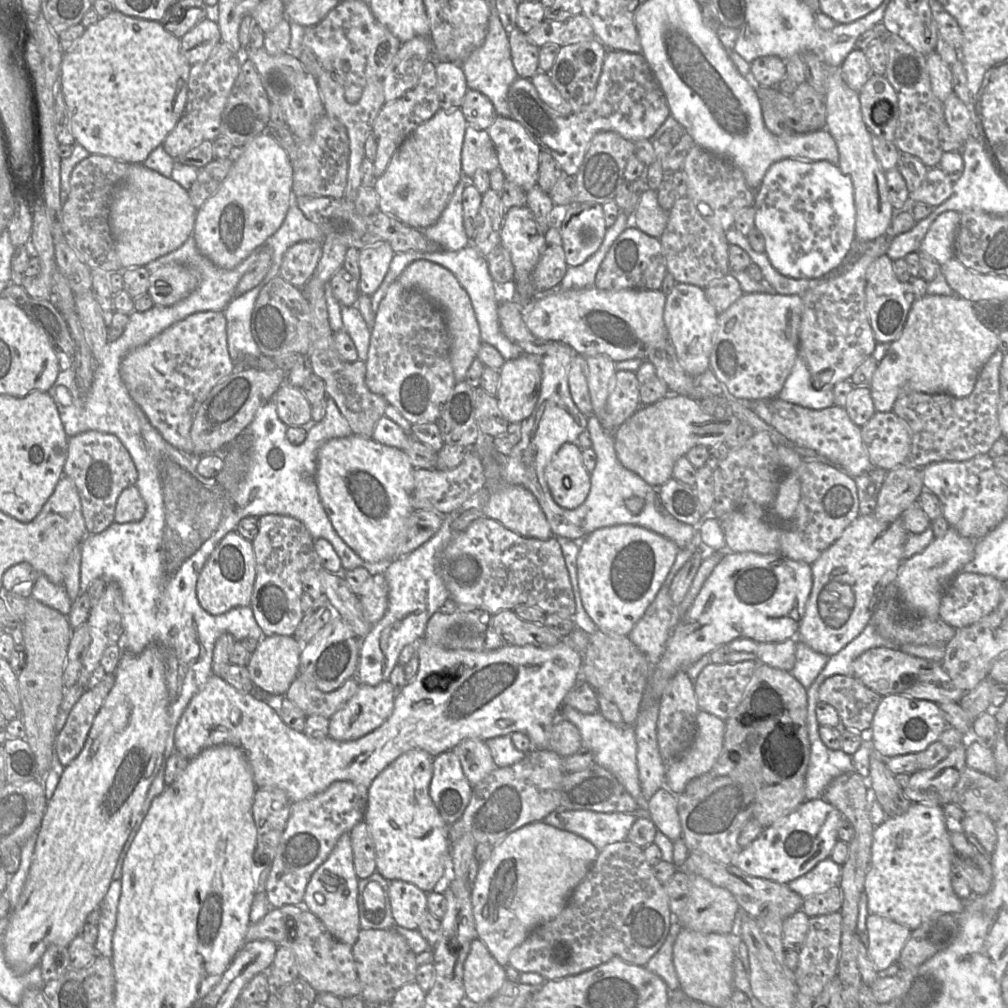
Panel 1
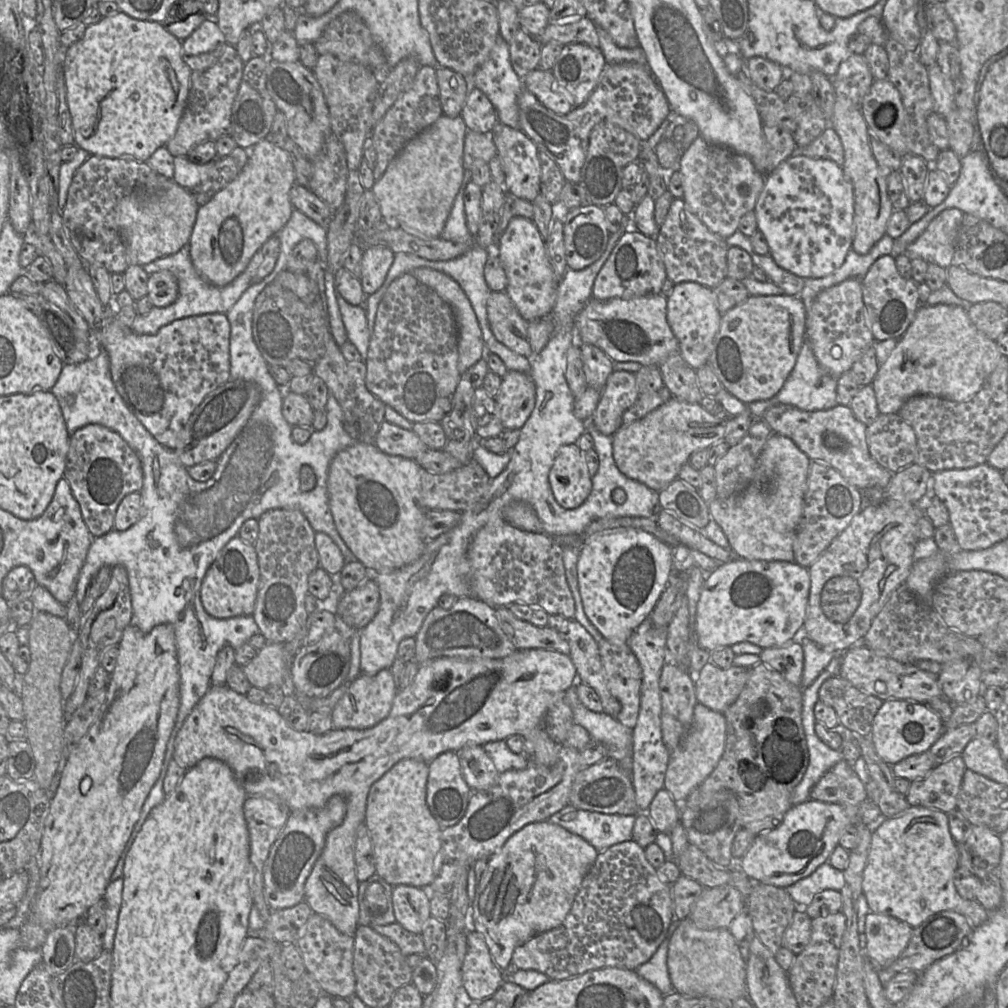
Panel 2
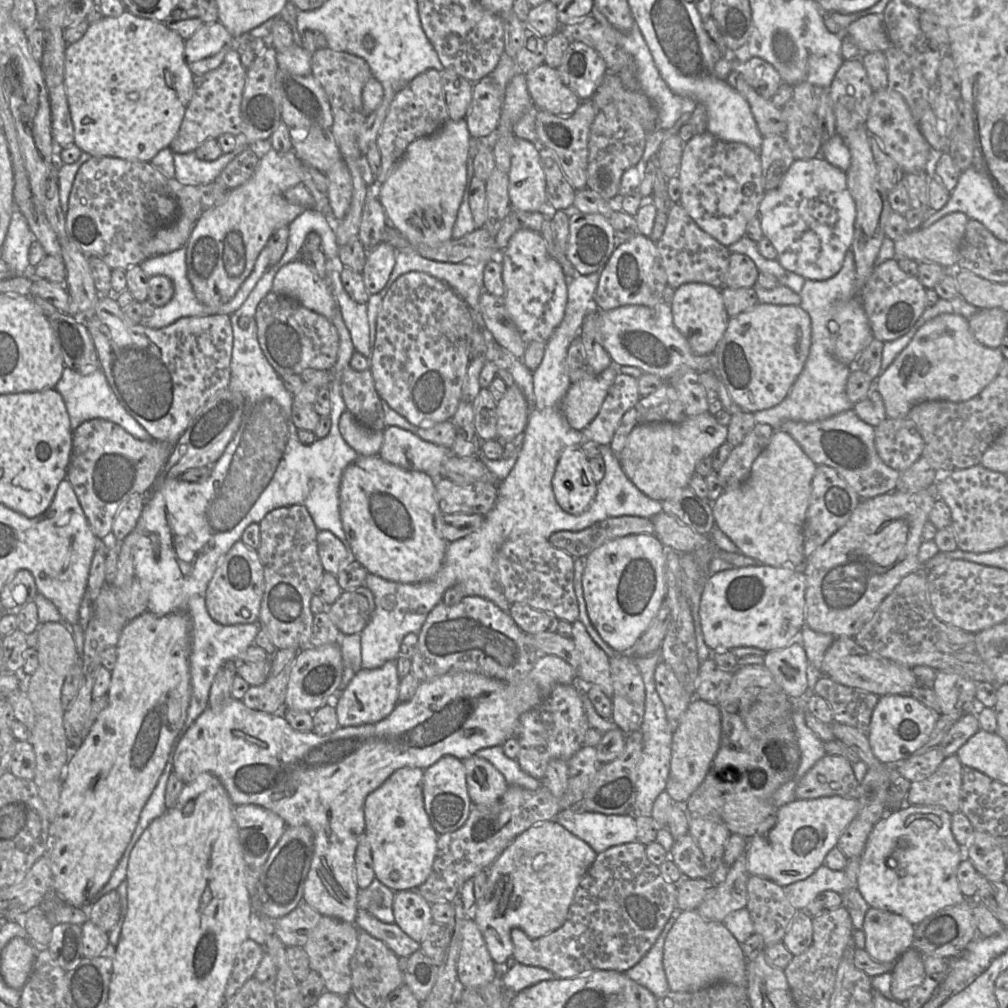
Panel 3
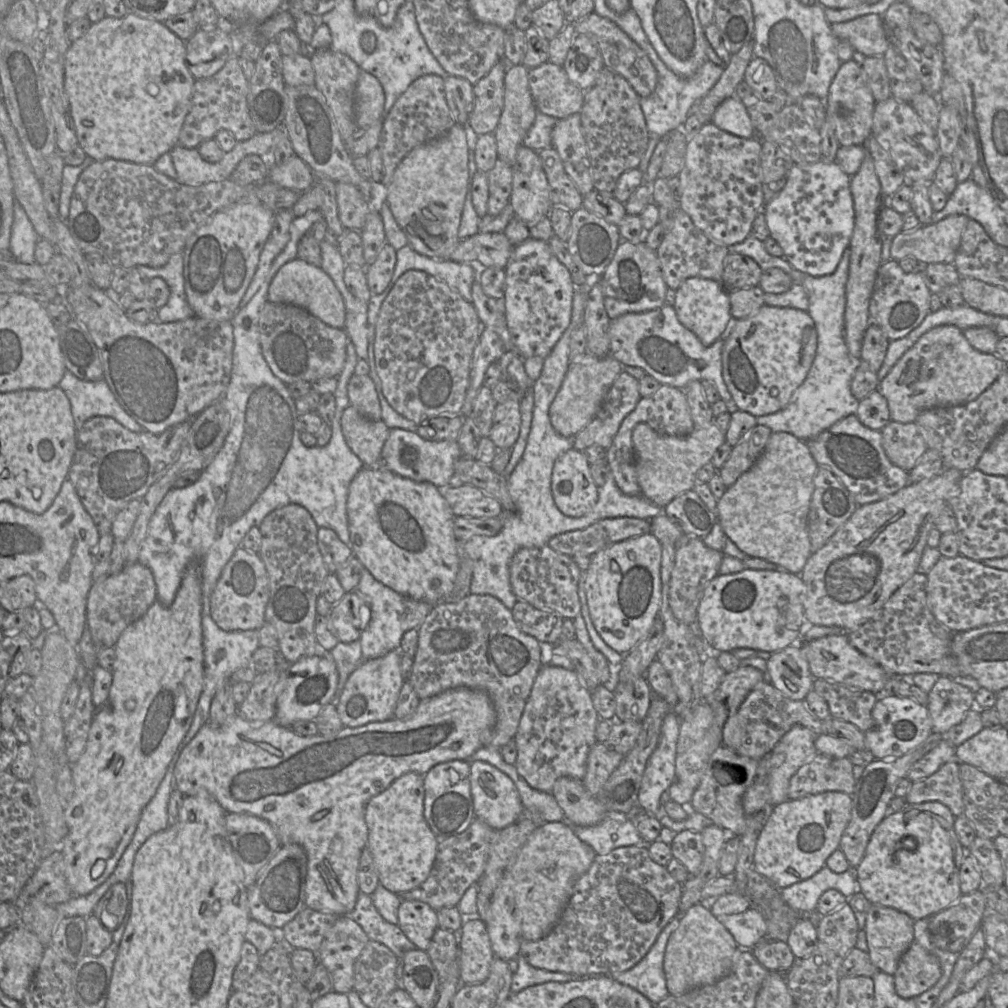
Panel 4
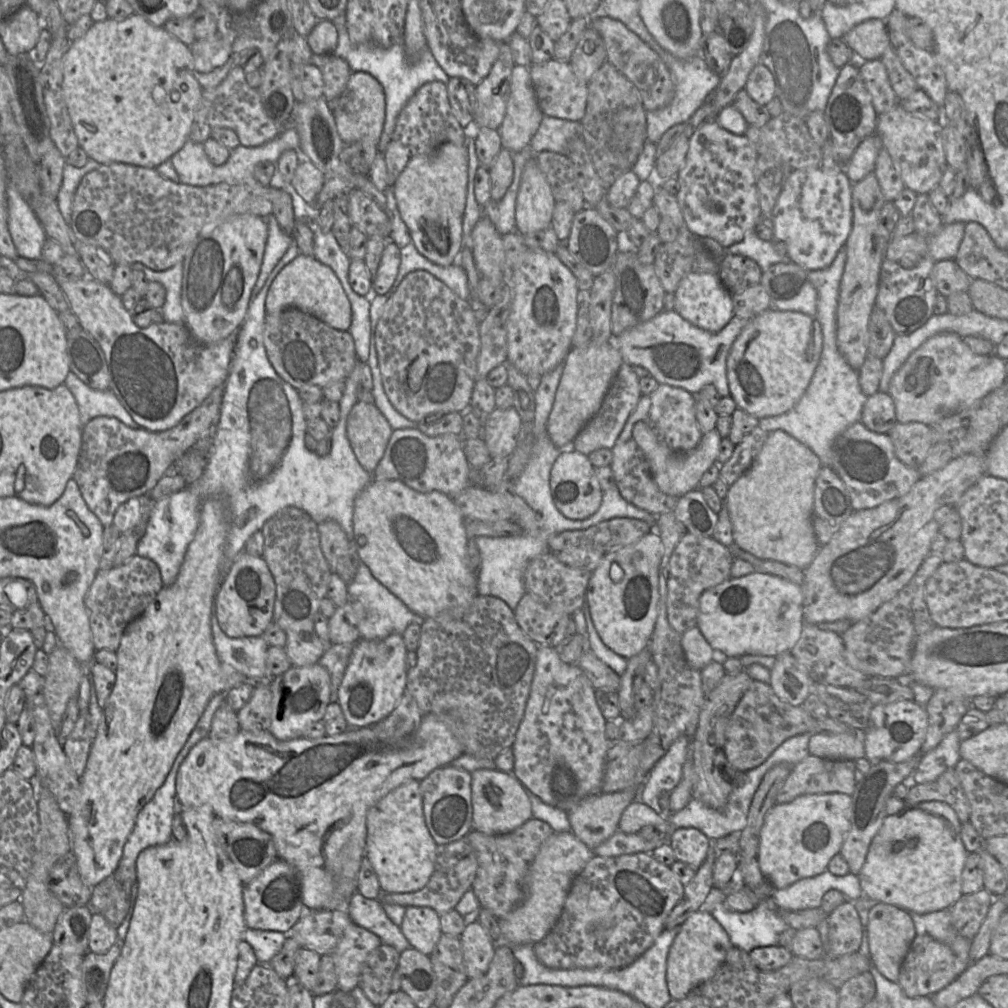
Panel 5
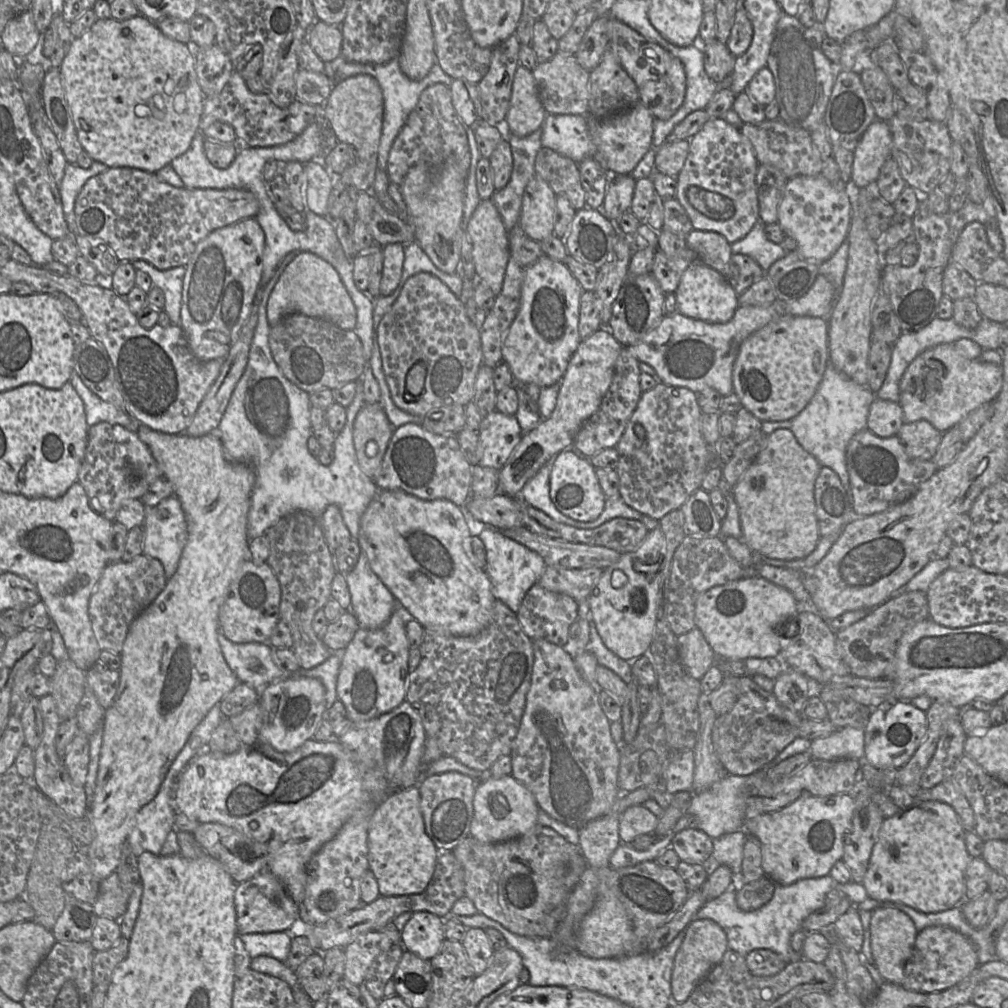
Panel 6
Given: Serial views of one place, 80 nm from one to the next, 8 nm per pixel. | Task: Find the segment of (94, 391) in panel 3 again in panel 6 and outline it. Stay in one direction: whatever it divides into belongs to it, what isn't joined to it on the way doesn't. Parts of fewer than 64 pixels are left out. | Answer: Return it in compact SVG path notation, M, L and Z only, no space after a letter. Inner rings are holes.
M75 371L72 373L69 382L84 403L86 420L89 427L105 421L119 424L130 431L137 432L140 424L136 420L132 419L125 411L120 410L115 405L102 400L94 394Z

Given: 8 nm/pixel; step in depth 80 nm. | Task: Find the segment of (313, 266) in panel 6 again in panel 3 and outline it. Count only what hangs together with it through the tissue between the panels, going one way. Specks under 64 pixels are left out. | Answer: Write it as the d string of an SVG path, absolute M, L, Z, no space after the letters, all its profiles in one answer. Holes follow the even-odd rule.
M300 259L280 268L273 279L271 291L297 300L330 321L339 308L327 281Z

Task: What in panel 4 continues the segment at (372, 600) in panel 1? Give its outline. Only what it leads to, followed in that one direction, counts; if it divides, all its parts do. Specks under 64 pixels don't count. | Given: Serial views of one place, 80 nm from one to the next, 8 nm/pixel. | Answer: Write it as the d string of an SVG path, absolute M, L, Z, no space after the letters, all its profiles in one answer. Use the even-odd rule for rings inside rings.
M355 589L332 605L328 617L339 642L349 643L359 640L369 621L369 607Z

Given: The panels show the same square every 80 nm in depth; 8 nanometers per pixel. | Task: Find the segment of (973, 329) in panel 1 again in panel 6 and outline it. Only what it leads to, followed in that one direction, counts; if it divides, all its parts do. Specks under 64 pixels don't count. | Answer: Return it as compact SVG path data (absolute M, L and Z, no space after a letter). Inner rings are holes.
M945 343L925 350L909 364L900 380L898 403L903 410L904 424L926 420L937 430L944 433L956 426L971 411L983 403L995 400L1002 386L1002 366L982 361L980 358L976 360L968 359L961 355L952 343Z

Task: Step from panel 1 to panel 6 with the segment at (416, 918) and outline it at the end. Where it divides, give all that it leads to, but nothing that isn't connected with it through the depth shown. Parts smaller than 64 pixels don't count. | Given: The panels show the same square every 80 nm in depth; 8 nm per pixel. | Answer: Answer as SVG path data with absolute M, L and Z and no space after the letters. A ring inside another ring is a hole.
M427 911L412 913L401 930L402 946L422 959L431 960L445 940L443 921Z

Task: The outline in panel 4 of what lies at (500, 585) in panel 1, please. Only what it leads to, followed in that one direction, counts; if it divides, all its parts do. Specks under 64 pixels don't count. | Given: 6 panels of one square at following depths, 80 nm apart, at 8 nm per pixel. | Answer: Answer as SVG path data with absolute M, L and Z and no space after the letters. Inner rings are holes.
M548 544L540 548L521 548L513 556L510 563L510 583L512 591L518 600L523 600L533 607L556 612L564 618L574 619L581 614L581 605L578 596L578 584L582 571L572 557L551 549Z

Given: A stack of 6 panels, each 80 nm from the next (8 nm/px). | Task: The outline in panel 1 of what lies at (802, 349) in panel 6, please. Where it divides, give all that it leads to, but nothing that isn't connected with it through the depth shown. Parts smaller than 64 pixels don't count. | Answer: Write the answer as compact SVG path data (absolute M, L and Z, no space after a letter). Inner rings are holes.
M767 291L744 293L718 315L709 366L730 397L777 398L798 356L802 309L800 295Z

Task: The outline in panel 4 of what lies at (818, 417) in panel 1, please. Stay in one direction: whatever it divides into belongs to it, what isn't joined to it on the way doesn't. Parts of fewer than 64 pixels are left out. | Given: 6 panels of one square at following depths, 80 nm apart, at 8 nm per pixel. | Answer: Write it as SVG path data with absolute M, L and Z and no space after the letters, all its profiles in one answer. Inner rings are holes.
M851 414L806 444L819 467L830 469L861 506L893 495L910 483L909 473L888 459L881 440L880 431L864 426L856 414Z

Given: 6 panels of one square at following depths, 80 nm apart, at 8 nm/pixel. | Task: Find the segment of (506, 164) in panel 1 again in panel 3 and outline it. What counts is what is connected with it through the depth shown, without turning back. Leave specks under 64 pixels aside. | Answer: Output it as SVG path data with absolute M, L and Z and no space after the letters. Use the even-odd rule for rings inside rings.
M514 138L511 148L509 198L511 207L522 211L544 211L548 206L546 178L539 156L540 145Z

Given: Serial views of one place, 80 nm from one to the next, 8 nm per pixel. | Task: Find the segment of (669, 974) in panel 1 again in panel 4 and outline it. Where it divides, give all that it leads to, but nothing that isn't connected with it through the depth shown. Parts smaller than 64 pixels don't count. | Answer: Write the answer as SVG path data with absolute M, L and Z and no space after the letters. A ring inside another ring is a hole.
M678 916L666 924L638 963L626 971L610 974L611 978L637 990L653 1005L663 1000L669 994L663 969L664 953L668 938L677 927Z

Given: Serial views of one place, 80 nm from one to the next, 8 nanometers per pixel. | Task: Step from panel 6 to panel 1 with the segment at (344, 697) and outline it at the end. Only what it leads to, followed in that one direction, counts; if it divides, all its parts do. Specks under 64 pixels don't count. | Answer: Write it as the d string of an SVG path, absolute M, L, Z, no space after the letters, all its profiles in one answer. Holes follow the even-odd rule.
M389 680L376 686L359 684L349 701L329 718L328 736L336 741L352 741L367 735L380 727L392 714L394 700L395 691Z

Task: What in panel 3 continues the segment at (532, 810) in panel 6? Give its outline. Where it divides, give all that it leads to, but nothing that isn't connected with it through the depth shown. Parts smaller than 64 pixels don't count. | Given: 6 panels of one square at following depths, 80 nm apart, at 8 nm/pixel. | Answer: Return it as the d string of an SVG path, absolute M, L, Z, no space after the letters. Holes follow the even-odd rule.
M477 755L462 761L472 805L492 805L504 795L509 785L493 764Z

